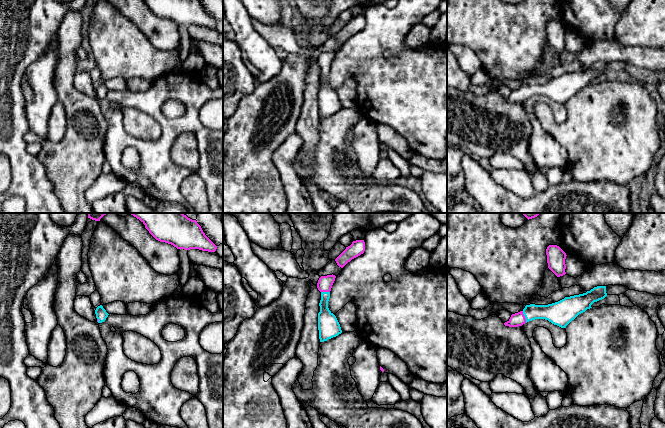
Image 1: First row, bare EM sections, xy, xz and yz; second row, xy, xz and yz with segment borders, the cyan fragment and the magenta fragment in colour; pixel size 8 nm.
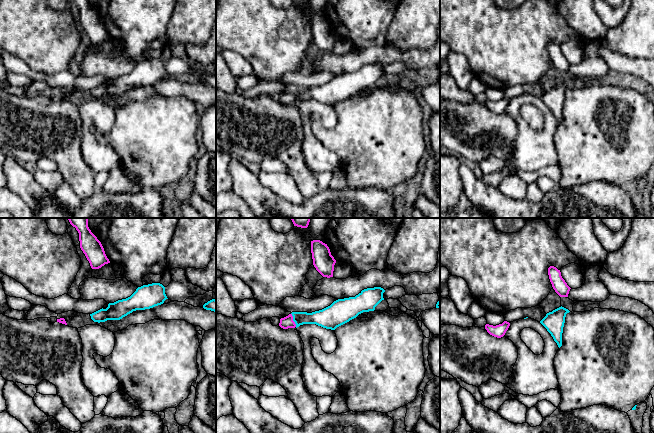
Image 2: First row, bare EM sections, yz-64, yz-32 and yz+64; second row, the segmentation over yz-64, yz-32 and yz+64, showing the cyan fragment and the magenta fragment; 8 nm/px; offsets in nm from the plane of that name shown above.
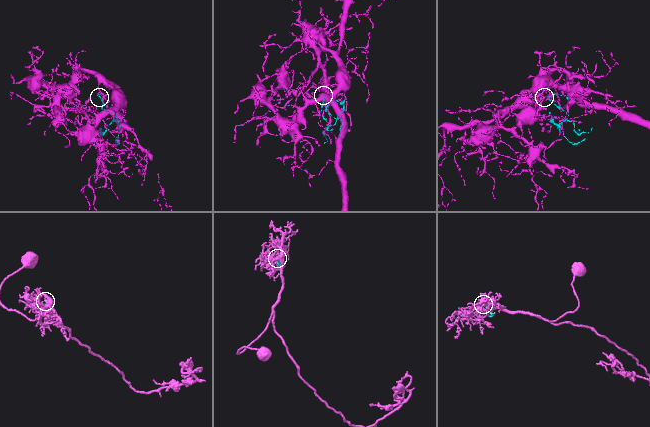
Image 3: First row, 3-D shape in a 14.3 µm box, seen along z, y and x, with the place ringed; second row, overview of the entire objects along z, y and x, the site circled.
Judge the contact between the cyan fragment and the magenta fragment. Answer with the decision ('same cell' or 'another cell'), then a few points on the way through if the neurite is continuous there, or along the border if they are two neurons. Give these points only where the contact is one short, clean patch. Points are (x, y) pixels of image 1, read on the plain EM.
same cell | across yz (555, 89), (529, 89), (525, 93), (518, 95)

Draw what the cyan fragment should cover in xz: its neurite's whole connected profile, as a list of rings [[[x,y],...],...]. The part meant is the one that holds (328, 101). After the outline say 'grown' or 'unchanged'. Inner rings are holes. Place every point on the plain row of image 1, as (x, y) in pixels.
[[[335,51],[321,52],[317,59],[317,64],[321,68],[319,79],[320,88],[318,89],[318,106],[320,118],[327,117],[342,109],[340,100],[336,92],[329,86],[328,77],[330,67],[335,57]]] | grown

